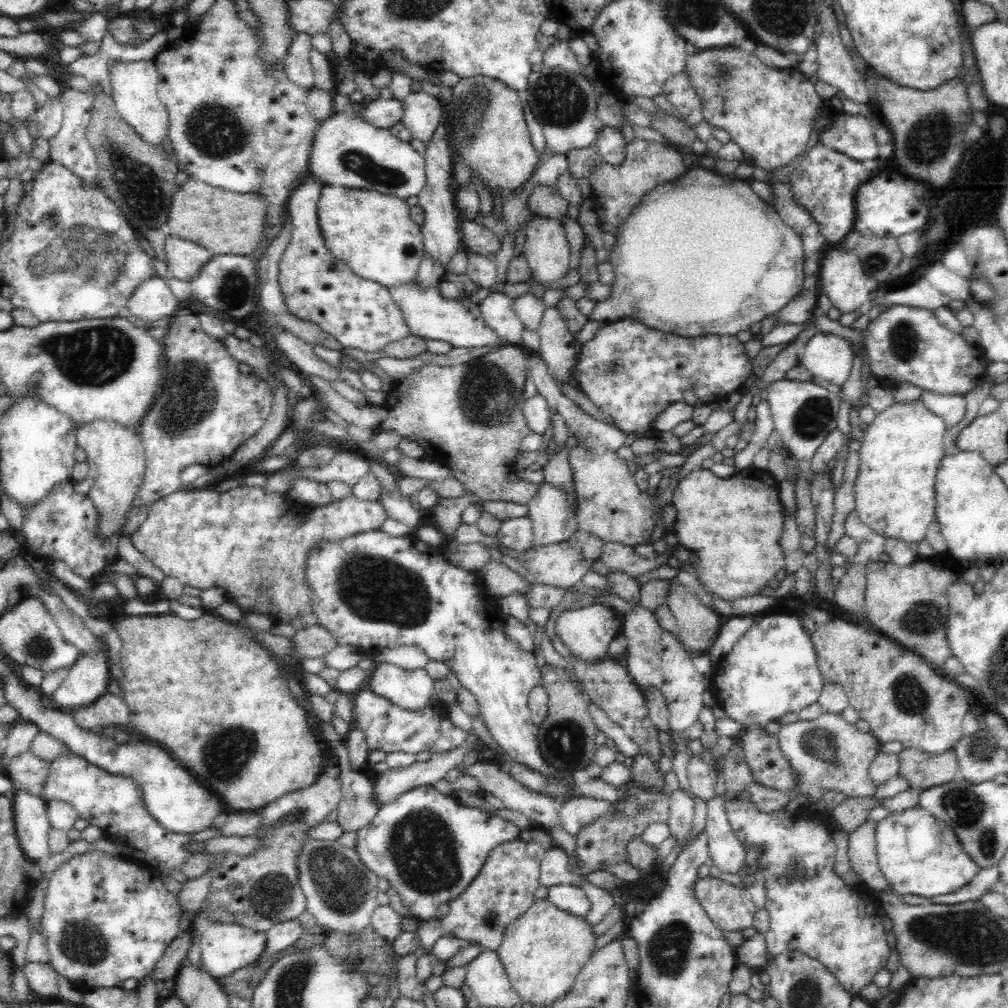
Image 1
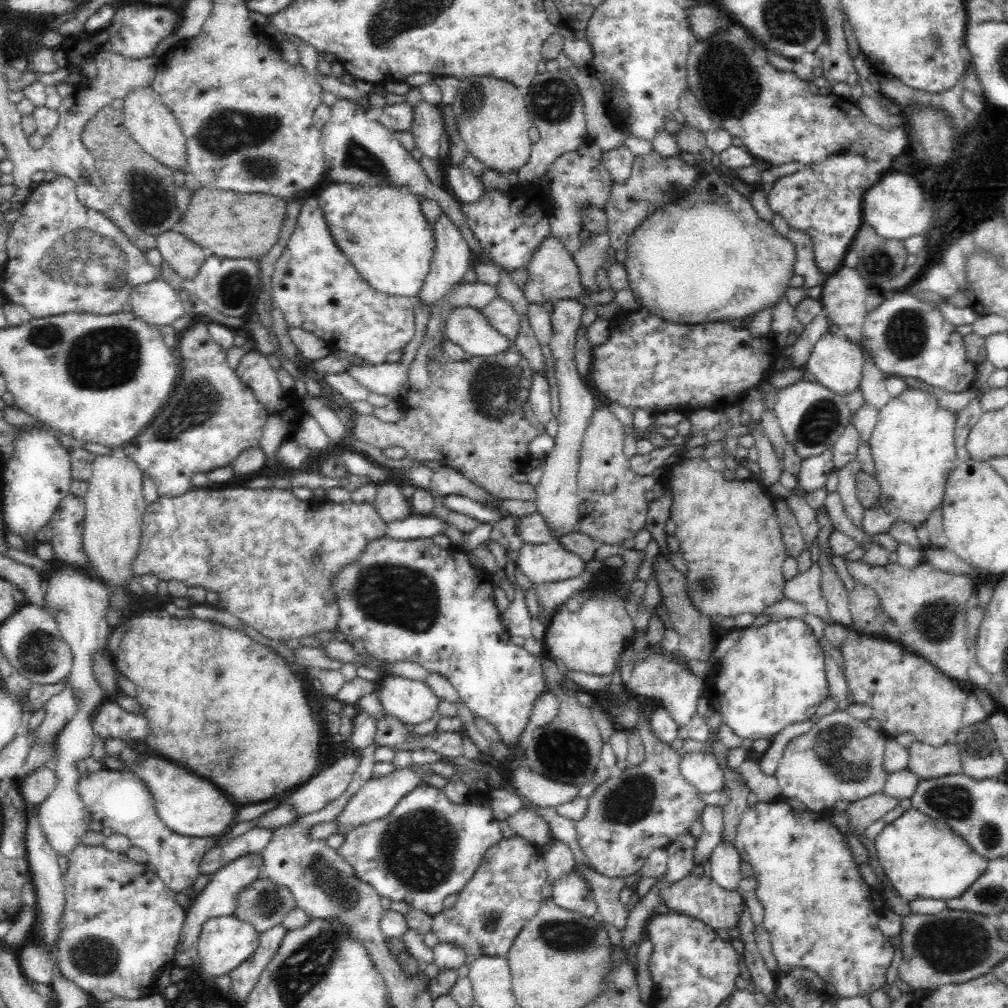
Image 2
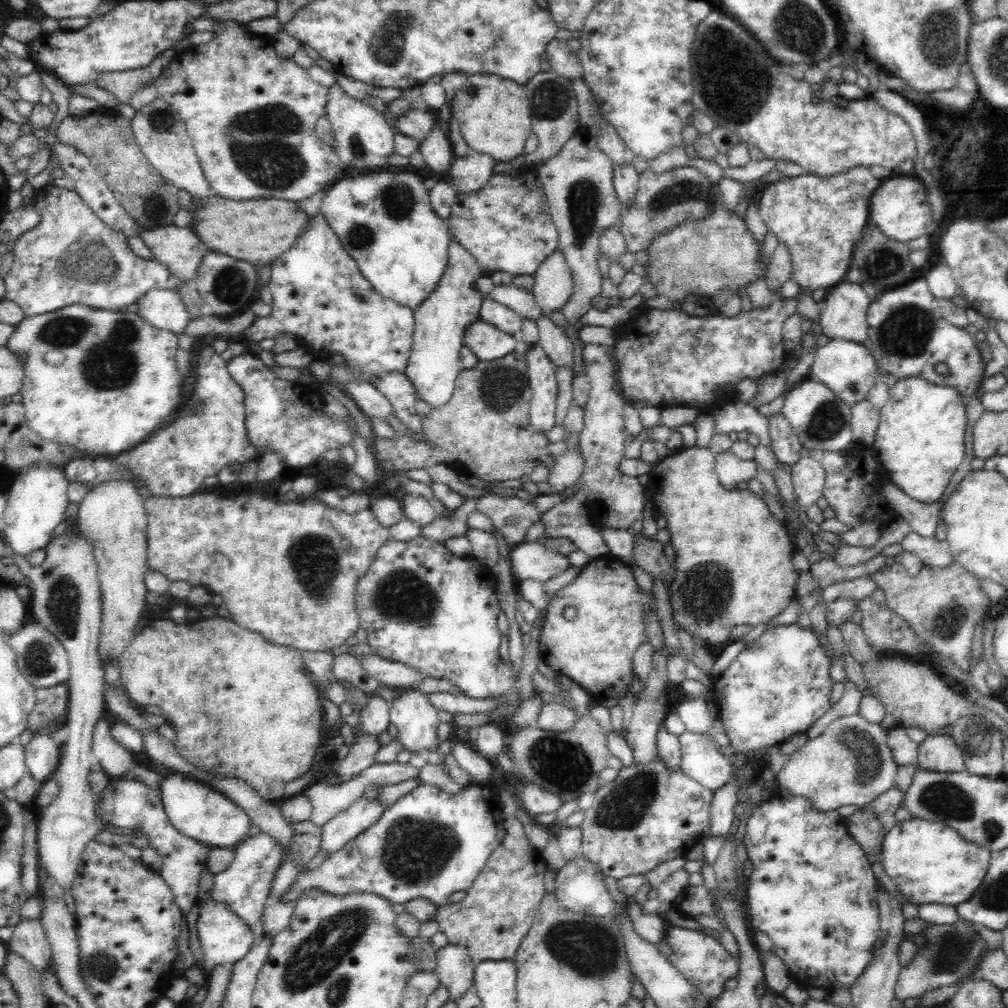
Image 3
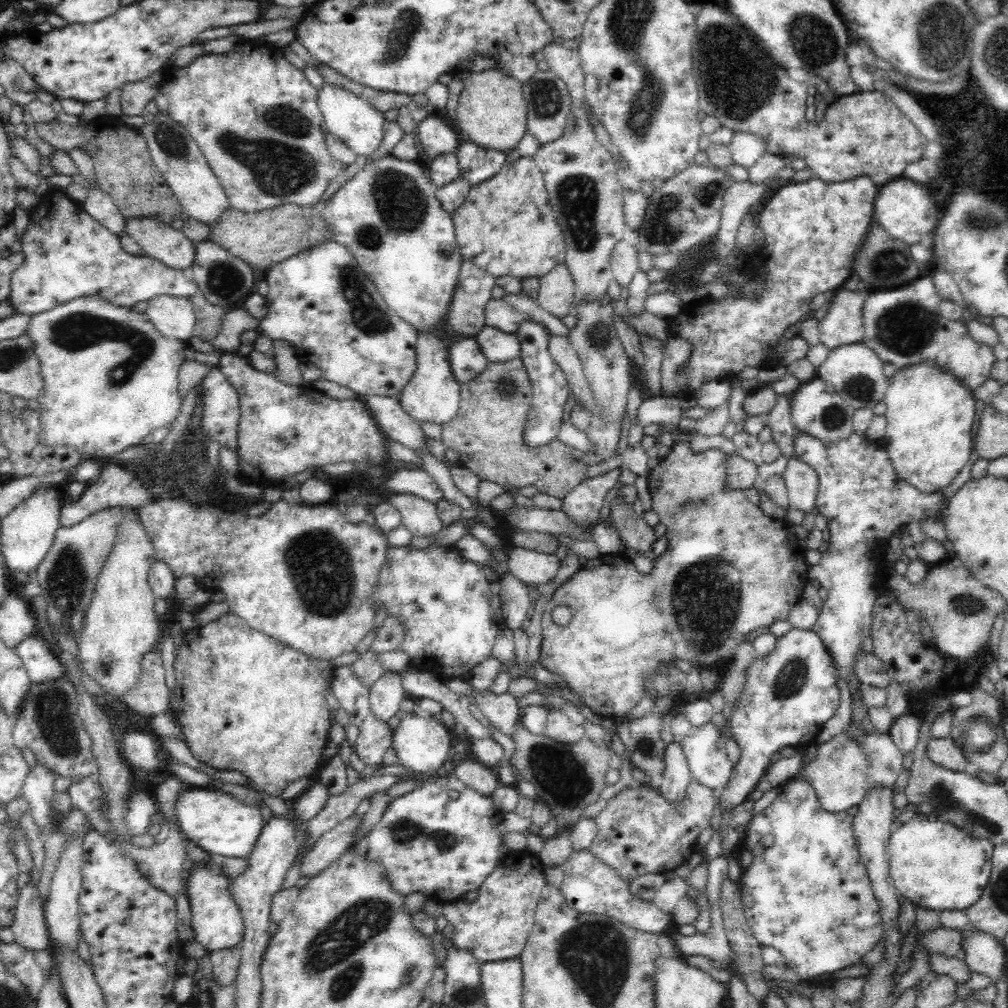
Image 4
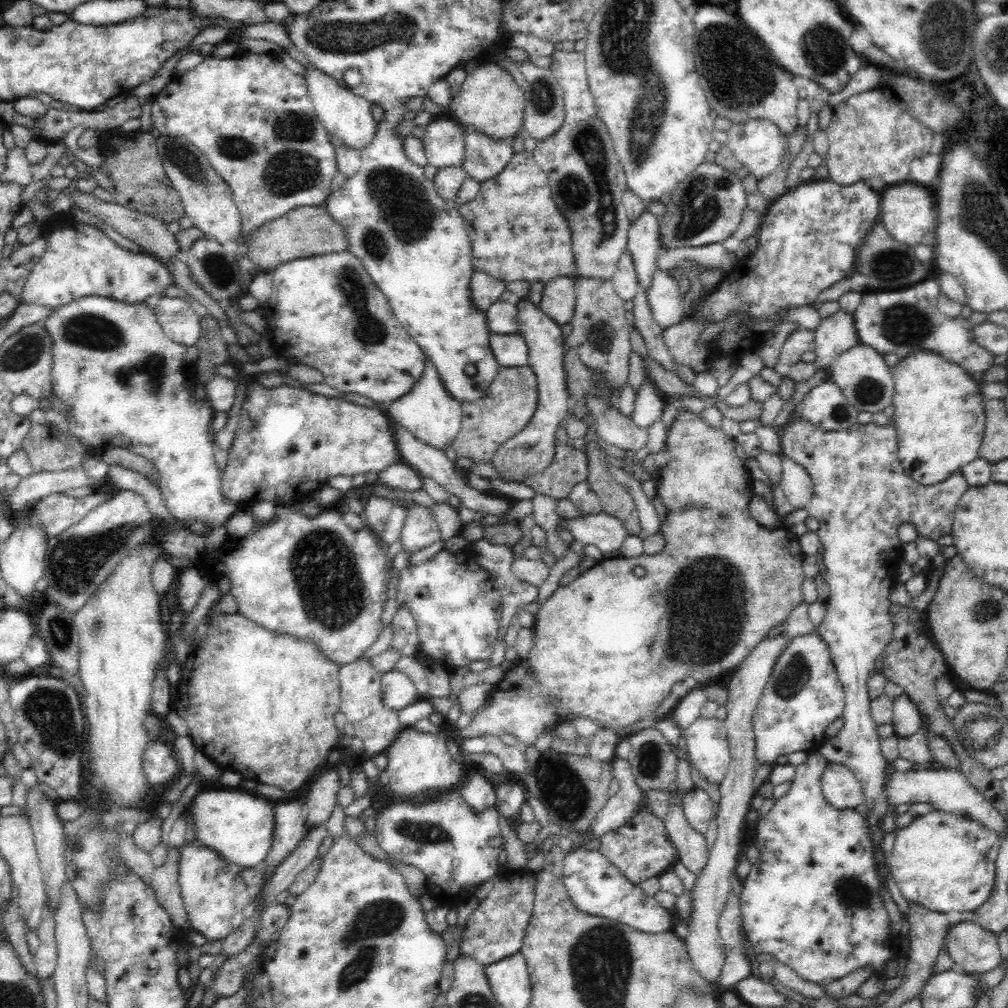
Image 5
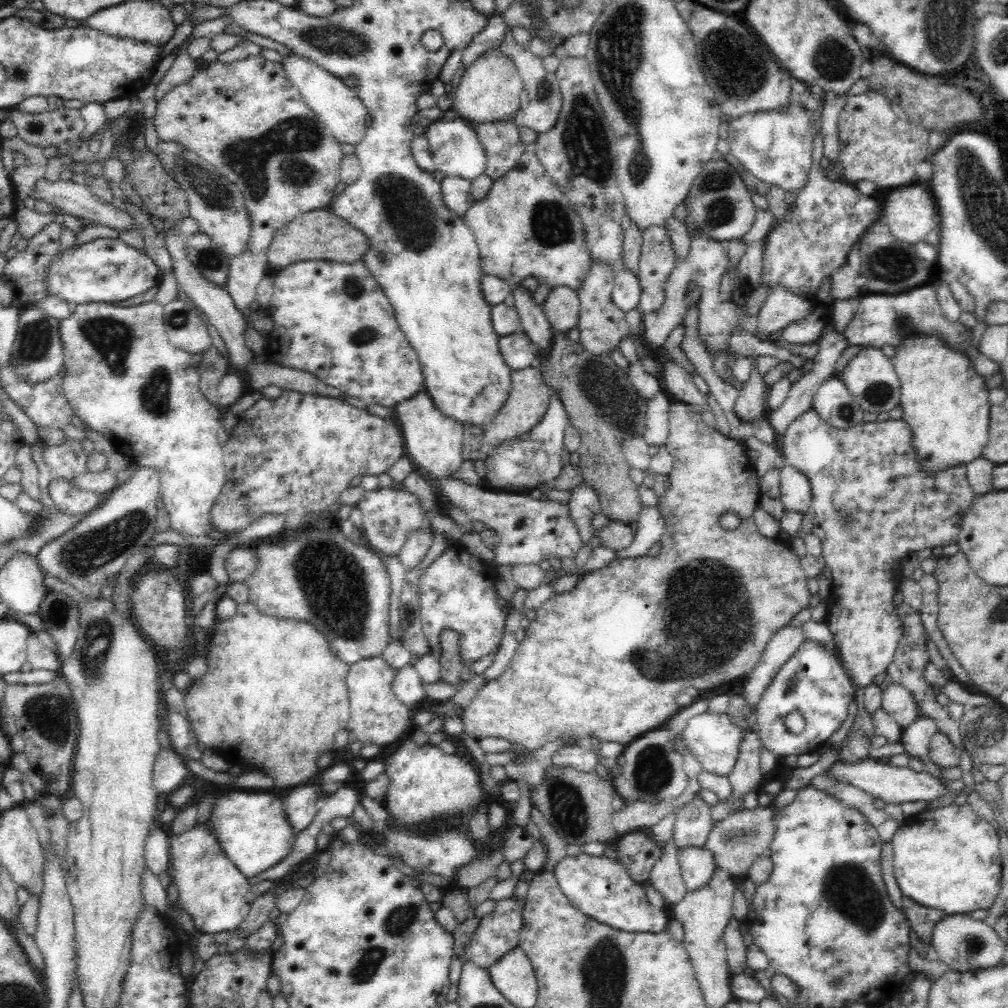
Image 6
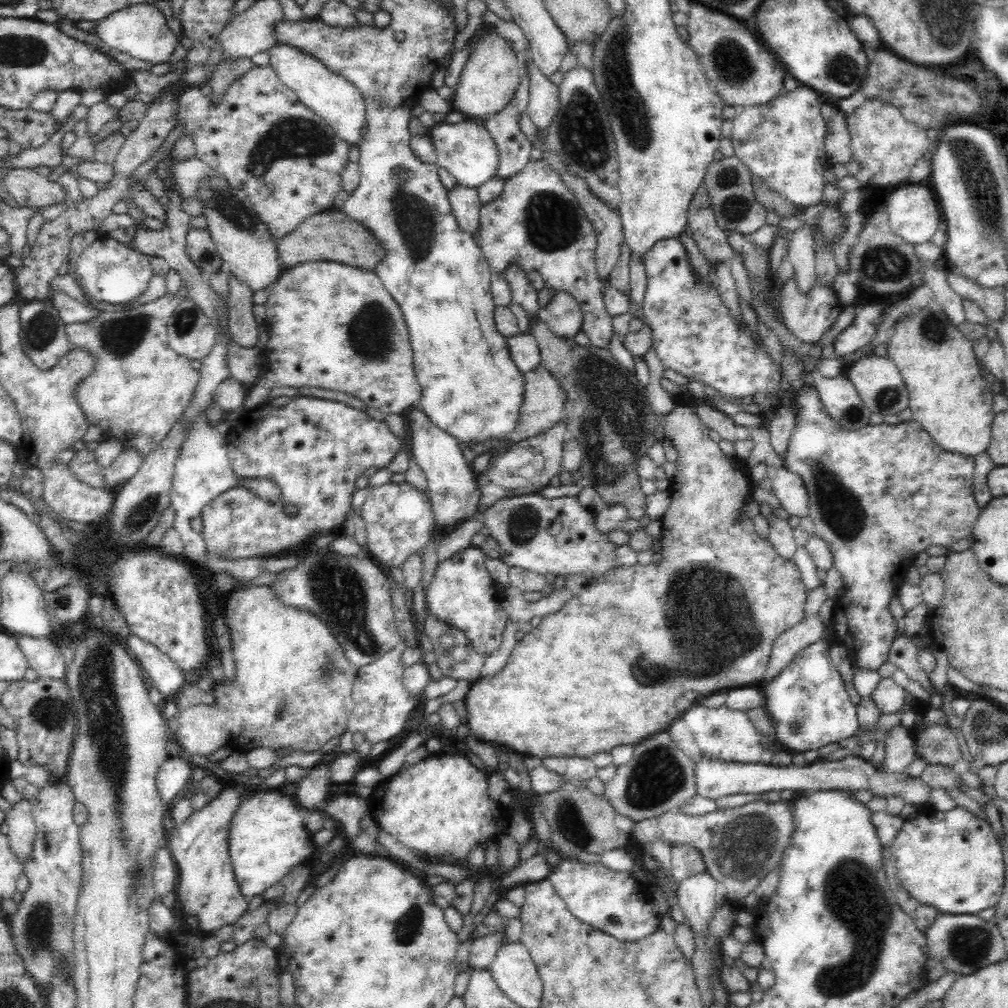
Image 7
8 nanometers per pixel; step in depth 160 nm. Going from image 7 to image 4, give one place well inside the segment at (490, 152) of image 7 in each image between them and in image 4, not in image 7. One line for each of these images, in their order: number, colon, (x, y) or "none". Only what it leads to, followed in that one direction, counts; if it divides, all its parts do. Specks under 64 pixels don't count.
4: (437, 138)
5: (444, 140)
6: (456, 150)

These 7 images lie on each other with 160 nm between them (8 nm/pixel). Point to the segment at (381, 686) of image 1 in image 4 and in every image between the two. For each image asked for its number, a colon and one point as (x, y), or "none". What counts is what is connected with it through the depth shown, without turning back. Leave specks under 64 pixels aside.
2: (413, 702)
3: (416, 720)
4: (422, 746)

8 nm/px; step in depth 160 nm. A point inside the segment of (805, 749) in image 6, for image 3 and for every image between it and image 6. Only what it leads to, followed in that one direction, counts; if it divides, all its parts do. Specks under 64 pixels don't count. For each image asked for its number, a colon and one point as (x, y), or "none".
3: (780, 684)
4: (788, 696)
5: (804, 695)

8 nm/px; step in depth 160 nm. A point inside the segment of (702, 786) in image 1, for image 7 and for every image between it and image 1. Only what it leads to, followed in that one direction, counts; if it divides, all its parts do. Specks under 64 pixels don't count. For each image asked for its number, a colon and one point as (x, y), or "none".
2: (701, 769)
3: (702, 760)
4: (704, 747)
5: (706, 738)
6: (715, 740)
7: (722, 733)

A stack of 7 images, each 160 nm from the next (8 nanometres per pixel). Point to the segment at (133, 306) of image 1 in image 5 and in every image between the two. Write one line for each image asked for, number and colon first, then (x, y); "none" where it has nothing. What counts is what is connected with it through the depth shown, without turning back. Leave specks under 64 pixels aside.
2: (156, 302)
3: (162, 308)
4: (174, 317)
5: (180, 323)

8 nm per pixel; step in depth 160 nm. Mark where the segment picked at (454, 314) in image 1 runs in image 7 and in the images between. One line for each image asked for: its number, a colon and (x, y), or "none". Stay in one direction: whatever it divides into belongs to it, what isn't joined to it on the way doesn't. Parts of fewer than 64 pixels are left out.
2: (465, 326)
3: (487, 342)
4: (498, 346)
5: (511, 350)
6: (519, 352)
7: (524, 349)

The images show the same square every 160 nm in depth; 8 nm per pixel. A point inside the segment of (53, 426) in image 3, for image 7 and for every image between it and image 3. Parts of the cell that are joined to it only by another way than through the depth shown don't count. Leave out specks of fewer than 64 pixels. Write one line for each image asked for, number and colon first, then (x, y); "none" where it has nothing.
4: (82, 345)
5: (127, 385)
6: (125, 380)
7: (140, 386)

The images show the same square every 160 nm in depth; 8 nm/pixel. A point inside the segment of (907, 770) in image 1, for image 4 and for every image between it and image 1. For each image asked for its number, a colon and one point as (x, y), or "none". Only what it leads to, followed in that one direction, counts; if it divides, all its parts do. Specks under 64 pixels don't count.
2: (926, 761)
3: (938, 752)
4: (944, 751)

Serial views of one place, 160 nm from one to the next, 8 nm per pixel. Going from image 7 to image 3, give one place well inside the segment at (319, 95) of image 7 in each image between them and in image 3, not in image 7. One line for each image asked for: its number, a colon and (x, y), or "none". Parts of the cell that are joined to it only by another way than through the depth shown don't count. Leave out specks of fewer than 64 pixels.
3: (363, 138)
4: (355, 122)
5: (342, 113)
6: (337, 106)

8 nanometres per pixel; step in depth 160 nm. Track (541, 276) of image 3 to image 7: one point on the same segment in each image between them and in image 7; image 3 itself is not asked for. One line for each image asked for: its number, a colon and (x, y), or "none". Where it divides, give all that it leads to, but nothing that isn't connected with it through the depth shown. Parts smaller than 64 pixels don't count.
4: (556, 295)
5: (558, 300)
6: (561, 307)
7: (562, 315)

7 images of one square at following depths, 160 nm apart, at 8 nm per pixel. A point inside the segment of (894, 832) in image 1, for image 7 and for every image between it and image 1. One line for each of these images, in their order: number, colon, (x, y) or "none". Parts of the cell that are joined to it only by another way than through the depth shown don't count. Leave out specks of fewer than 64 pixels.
2: (923, 858)
3: (930, 862)
4: (935, 864)
5: (945, 861)
6: (953, 863)
7: (953, 861)

